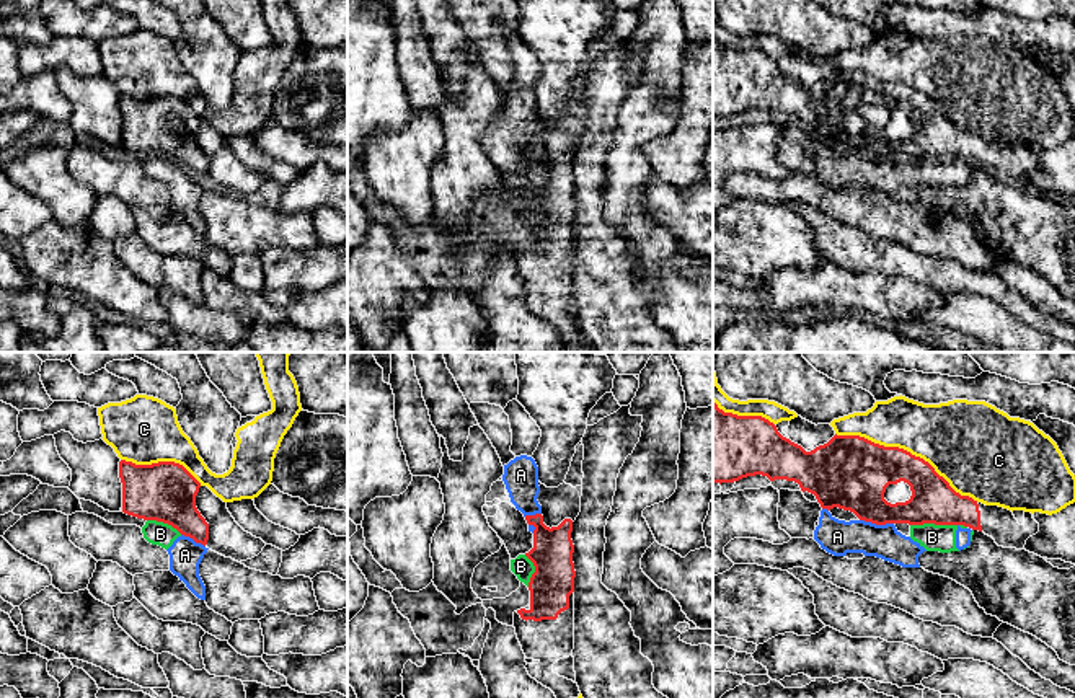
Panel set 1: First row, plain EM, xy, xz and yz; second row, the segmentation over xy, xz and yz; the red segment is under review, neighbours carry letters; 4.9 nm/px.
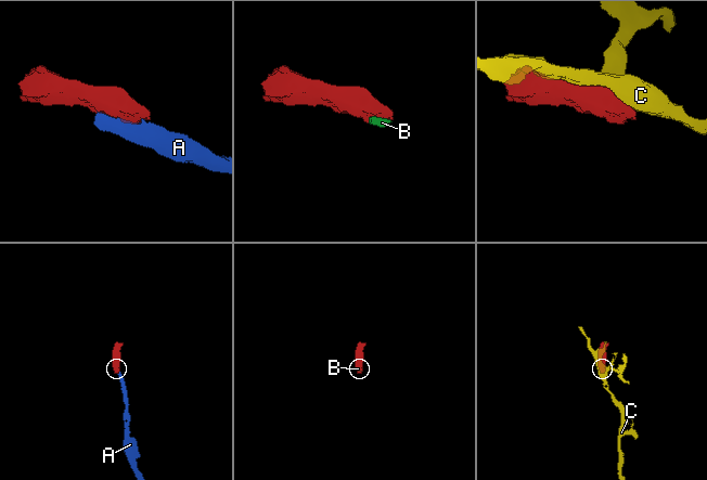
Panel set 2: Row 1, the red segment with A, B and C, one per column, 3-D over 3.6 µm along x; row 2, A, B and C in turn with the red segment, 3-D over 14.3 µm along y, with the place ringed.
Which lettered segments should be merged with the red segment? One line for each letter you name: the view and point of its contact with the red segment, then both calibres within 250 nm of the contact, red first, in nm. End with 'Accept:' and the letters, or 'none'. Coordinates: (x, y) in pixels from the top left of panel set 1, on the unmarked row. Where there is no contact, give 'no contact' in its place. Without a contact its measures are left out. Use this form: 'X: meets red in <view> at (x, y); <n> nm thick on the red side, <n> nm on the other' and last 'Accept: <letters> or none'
Accept: none

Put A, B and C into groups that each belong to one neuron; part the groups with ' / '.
A B / C

